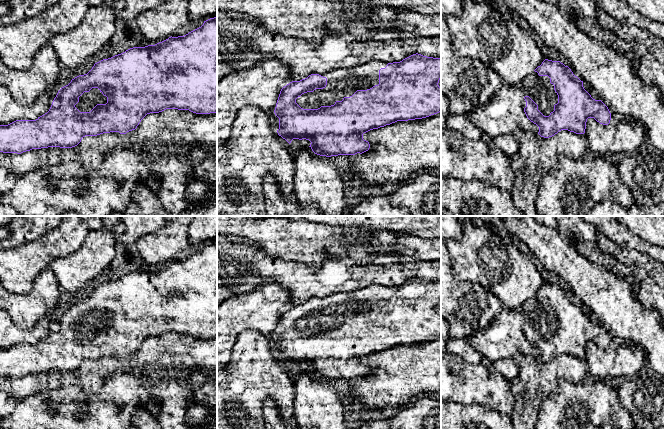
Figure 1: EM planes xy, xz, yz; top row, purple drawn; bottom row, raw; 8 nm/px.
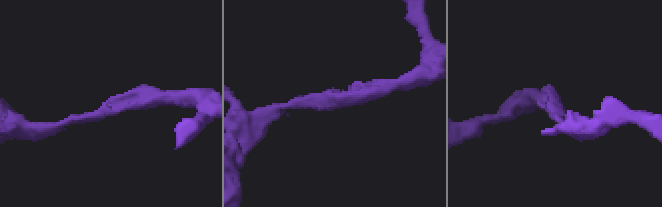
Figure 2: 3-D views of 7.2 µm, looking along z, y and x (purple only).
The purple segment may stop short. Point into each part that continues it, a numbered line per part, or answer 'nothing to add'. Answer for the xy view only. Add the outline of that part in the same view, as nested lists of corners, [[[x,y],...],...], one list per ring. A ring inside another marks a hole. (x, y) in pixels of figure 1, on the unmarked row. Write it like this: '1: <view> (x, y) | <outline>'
1: xy (88, 324) | [[[92,312],[89,316],[84,316],[79,321],[79,326],[75,331],[80,336],[90,336],[97,328],[106,328],[107,321],[98,312]]]

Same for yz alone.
1: yz (538, 312) | [[[534,295],[523,304],[521,311],[524,320],[529,320],[544,340],[549,340],[554,335],[554,329],[558,327],[558,319],[548,300],[539,300]]]

